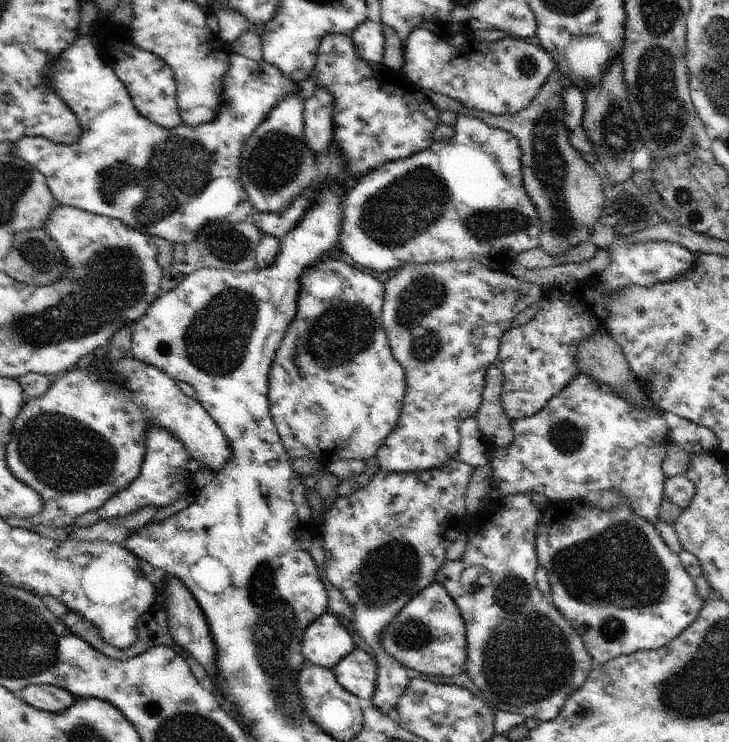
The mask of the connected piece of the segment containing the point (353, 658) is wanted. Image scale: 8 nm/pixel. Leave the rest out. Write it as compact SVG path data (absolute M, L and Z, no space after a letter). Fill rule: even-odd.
M355 648L333 670L342 688L358 698L372 698L378 678L378 662L373 655Z

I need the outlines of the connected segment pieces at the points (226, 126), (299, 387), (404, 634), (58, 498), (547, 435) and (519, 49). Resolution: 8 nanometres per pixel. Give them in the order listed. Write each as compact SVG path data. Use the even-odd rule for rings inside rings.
M92 36L90 37L80 37L66 52L62 52L60 58L56 58L52 64L52 72L50 72L50 86L52 90L70 106L70 108L76 114L80 123L80 138L78 142L68 144L54 144L42 136L26 136L24 138L18 139L18 142L12 143L12 148L10 148L10 153L18 158L22 158L23 161L28 162L38 172L43 174L46 178L48 188L54 198L58 199L60 205L70 205L86 212L91 212L98 214L100 216L107 216L110 218L118 219L122 224L126 224L128 228L134 228L142 234L149 234L150 236L155 236L158 239L164 239L170 244L188 244L188 242L194 242L194 238L198 238L202 234L202 230L206 228L211 223L230 223L236 224L242 221L246 221L248 216L255 211L252 206L250 199L248 198L248 193L244 190L244 185L242 180L240 180L240 156L242 154L242 146L246 142L246 138L250 138L250 134L260 126L260 122L264 122L266 114L274 108L276 102L280 102L282 98L286 98L288 94L299 94L298 84L292 79L286 78L285 74L282 74L279 65L275 65L264 58L260 62L254 62L249 58L244 58L243 56L238 56L236 53L230 52L228 54L228 72L224 74L222 78L222 96L220 98L220 106L218 106L218 114L214 118L213 122L202 122L198 126L188 126L186 123L176 126L176 128L162 128L149 120L146 120L133 105L130 93L126 90L126 86L122 84L122 80L118 78L115 70L110 66L109 62L102 56L102 50L98 48L98 42L94 40Z
M318 260L316 264L306 268L300 276L300 290L298 290L298 302L294 320L285 332L278 350L274 355L272 366L269 372L269 403L270 414L278 429L286 452L294 458L317 458L327 467L331 463L342 460L360 459L370 460L377 455L378 448L394 430L396 422L403 407L403 400L406 394L406 376L398 360L394 358L390 348L388 336L382 326L381 312L383 307L383 294L385 283L378 281L372 275L362 272L355 267L348 266L340 260Z
M436 582L412 597L396 614L396 618L382 632L382 648L396 658L402 666L408 666L422 674L455 676L465 670L468 656L466 622L446 588Z
M123 357L116 362L112 362L110 372L114 374L114 378L102 378L102 376L94 374L94 366L85 365L84 367L81 364L74 369L70 369L66 372L67 374L62 376L62 378L53 382L50 388L46 391L46 394L43 394L40 398L25 401L24 406L22 406L22 410L20 410L18 416L13 422L10 442L8 442L6 451L6 462L10 472L20 482L31 486L34 492L38 492L38 494L40 494L40 498L42 498L42 510L30 518L7 517L5 521L10 526L20 527L31 531L39 530L48 533L54 532L57 528L61 528L65 531L66 526L74 524L74 522L76 522L76 518L80 518L82 514L86 514L86 512L90 511L97 511L103 504L106 504L114 494L118 494L118 492L126 490L126 487L130 486L130 483L134 482L134 479L138 476L142 462L144 462L144 452L146 452L146 446L144 446L144 438L146 438L146 434L144 434L144 430L148 430L148 434L150 434L150 430L158 430L160 428L162 428L162 430L170 430L172 434L176 434L176 436L184 442L186 452L188 452L188 454L192 454L192 458L194 458L194 460L200 460L200 462L202 462L202 466L210 466L210 468L214 470L214 474L218 474L218 470L222 470L222 468L226 466L226 462L230 462L230 458L232 458L232 456L230 456L230 454L232 454L232 450L230 450L230 440L224 436L224 433L220 430L220 427L216 424L214 418L212 418L210 414L200 406L200 403L195 399L191 399L189 396L186 396L186 394L182 392L177 381L170 378L159 368L146 364L134 357Z
M579 371L565 388L562 388L558 394L554 394L546 402L546 406L543 406L536 414L511 420L514 435L511 446L496 448L495 452L491 452L490 490L492 488L498 490L494 500L517 494L531 497L544 495L552 506L556 506L565 502L570 503L573 499L585 501L599 495L601 491L614 488L620 494L624 492L624 498L626 498L624 503L634 510L634 514L652 522L656 530L662 534L668 548L679 555L683 548L678 540L678 534L674 532L674 525L660 522L660 516L658 516L660 504L665 497L664 482L667 479L662 472L662 462L666 458L666 446L671 441L667 416L653 401L650 402L650 406L636 406L628 398L622 398L618 390L592 378L590 374Z
M415 28L410 33L402 56L402 72L418 88L446 94L470 110L495 115L515 115L526 110L555 67L554 58L535 40L508 35L496 42L478 42L469 38L462 45L453 47L425 28ZM456 78L462 78L464 82L460 88L452 86Z

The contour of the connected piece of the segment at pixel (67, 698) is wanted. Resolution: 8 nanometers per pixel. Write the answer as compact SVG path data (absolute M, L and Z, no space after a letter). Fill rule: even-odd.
M52 684L26 686L18 693L18 696L34 708L50 712L66 710L66 707L72 706L76 700L74 694Z

